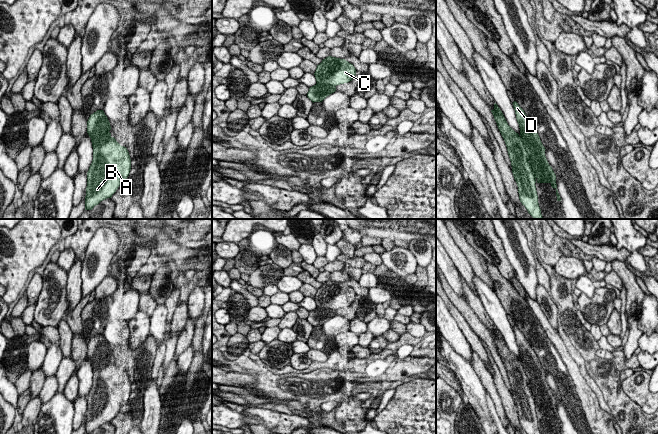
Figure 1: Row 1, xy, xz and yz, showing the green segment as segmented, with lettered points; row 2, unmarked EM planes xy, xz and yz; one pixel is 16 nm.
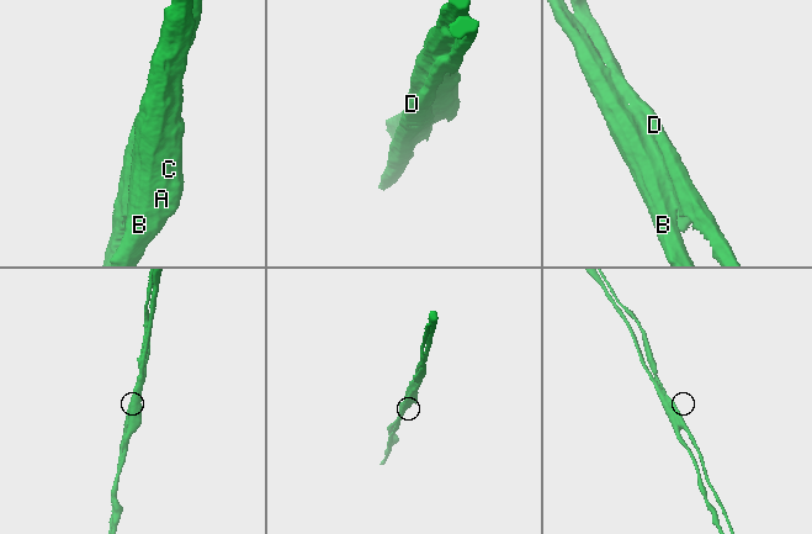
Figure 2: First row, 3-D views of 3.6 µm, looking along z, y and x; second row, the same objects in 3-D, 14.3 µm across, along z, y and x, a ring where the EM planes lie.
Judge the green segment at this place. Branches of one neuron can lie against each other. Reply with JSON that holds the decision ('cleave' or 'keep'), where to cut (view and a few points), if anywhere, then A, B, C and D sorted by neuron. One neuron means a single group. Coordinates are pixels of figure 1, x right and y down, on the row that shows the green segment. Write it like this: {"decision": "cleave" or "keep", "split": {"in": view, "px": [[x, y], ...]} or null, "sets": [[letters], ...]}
{"decision": "cleave", "split": {"in": "yz", "px": [[521, 136], [529, 160]]}, "sets": [["A", "B", "C"], ["D"]]}

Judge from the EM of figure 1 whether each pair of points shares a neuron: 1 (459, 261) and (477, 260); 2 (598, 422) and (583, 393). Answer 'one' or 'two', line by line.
1: two
2: one

